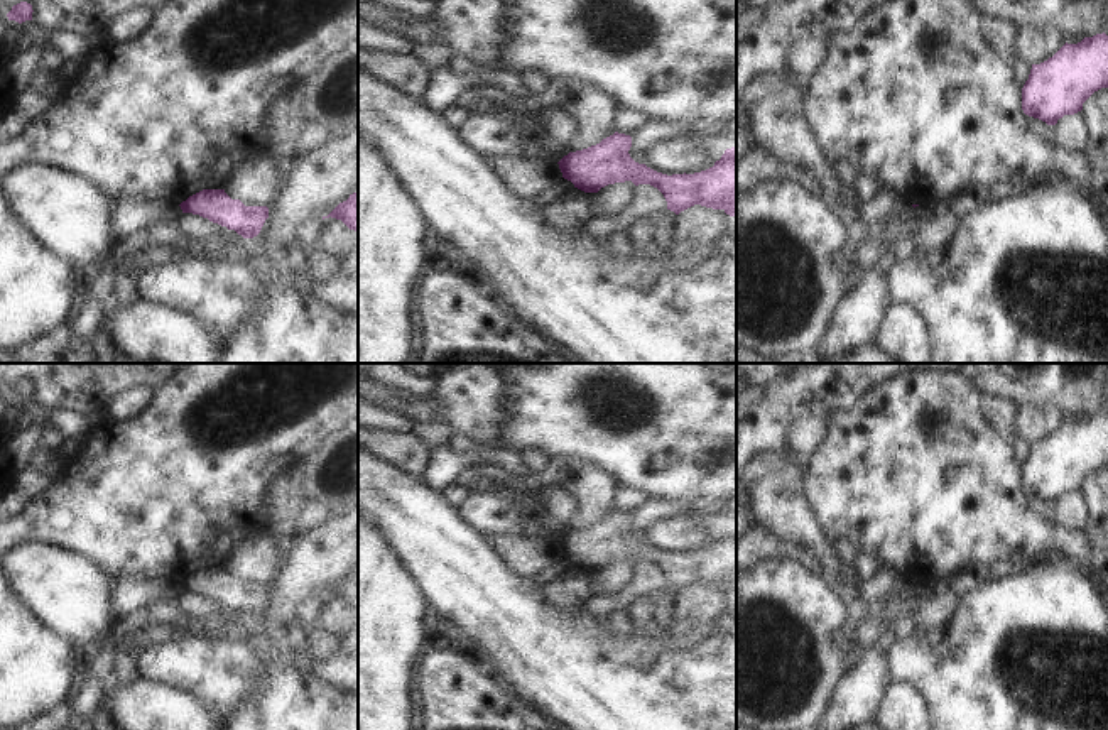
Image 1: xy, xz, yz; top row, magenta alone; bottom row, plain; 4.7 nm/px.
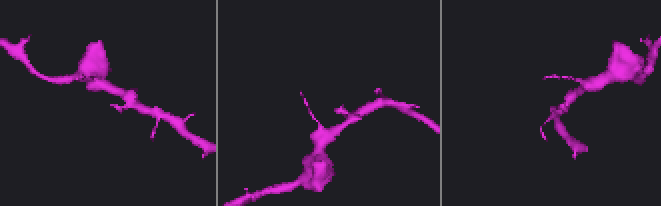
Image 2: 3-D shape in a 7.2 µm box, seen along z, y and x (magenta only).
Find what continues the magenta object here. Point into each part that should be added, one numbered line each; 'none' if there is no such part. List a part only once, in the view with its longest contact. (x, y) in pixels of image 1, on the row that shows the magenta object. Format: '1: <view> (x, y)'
none

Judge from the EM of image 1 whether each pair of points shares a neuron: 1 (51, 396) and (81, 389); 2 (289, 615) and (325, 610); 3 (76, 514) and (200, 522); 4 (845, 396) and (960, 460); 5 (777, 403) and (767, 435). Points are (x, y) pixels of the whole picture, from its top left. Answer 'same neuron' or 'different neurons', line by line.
1: same neuron
2: different neurons
3: same neuron
4: different neurons
5: same neuron

